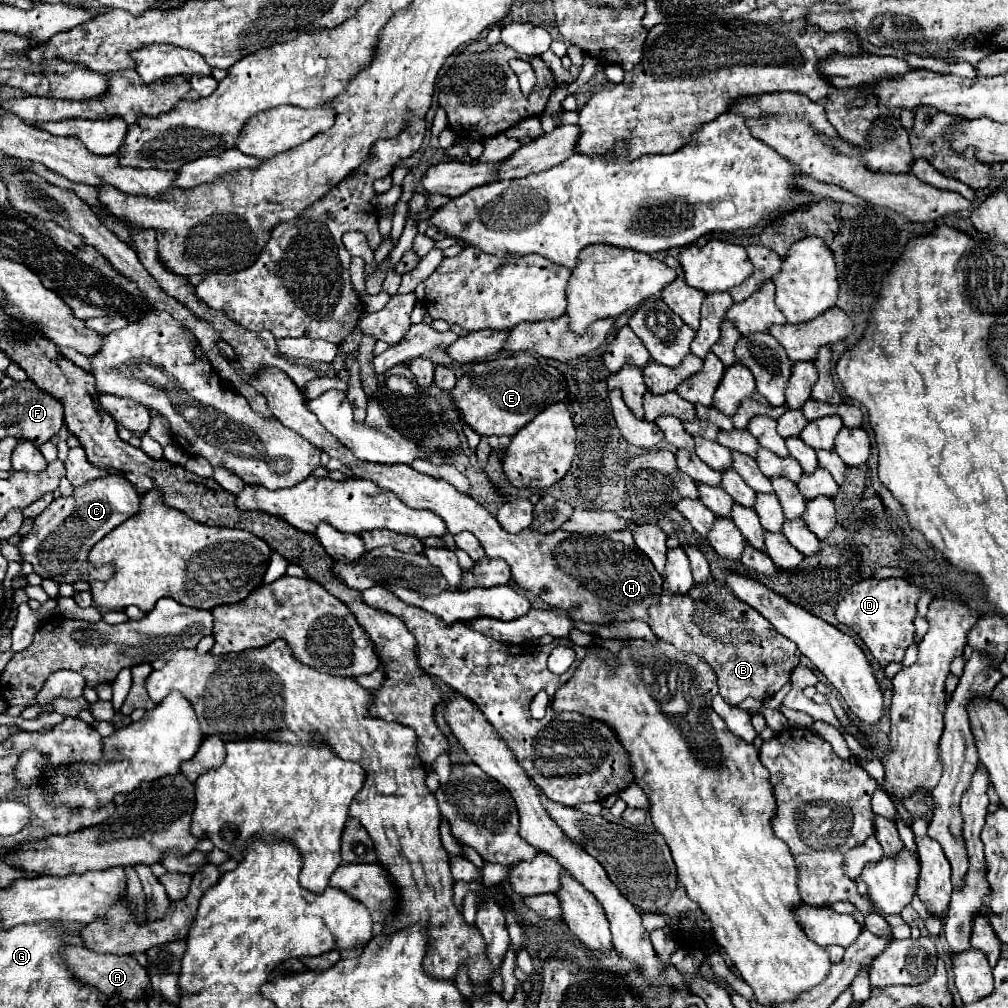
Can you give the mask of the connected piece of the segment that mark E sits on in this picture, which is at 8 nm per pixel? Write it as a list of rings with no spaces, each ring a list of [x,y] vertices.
[[[514,354],[510,358],[496,358],[476,362],[452,388],[452,402],[460,418],[480,436],[514,436],[536,414],[550,404],[566,398],[566,386],[558,370],[550,368],[546,360],[530,354]]]

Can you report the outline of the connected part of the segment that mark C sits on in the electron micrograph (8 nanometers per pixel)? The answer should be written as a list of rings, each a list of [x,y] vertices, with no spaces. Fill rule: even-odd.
[[[110,474],[96,482],[88,482],[86,486],[74,488],[74,494],[68,498],[58,496],[34,520],[34,528],[18,544],[20,556],[24,562],[30,562],[34,566],[34,572],[38,576],[56,580],[58,584],[60,582],[74,584],[80,580],[82,582],[90,582],[90,580],[106,582],[114,574],[112,566],[104,566],[100,570],[92,568],[86,560],[88,552],[110,530],[120,526],[124,520],[132,518],[138,512],[138,506],[140,506],[140,494],[120,474]]]

